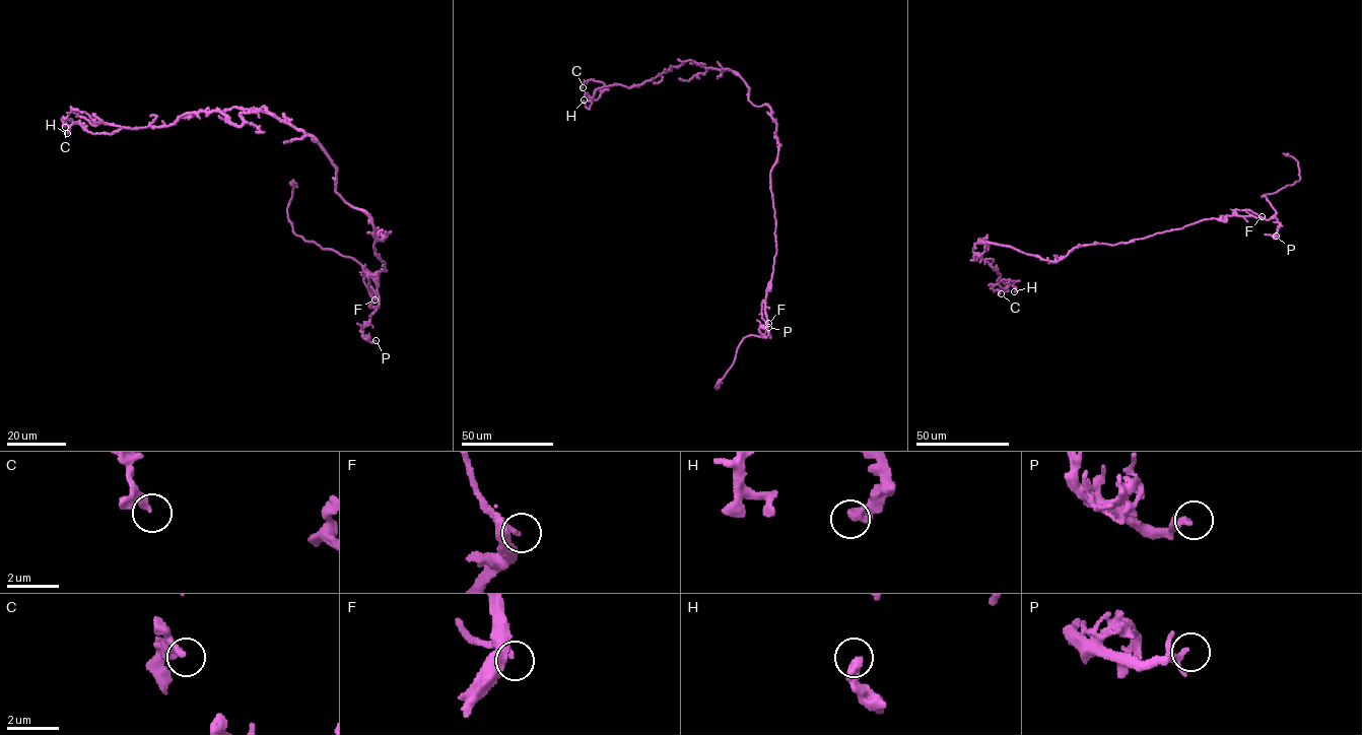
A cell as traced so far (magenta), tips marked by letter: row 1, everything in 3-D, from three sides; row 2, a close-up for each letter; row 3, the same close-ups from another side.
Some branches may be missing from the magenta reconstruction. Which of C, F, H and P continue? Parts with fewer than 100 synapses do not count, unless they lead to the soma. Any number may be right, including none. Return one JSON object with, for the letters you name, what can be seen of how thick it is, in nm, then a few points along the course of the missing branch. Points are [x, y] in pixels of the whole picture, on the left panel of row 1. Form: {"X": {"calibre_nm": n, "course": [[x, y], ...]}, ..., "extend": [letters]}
{"extend": []}

